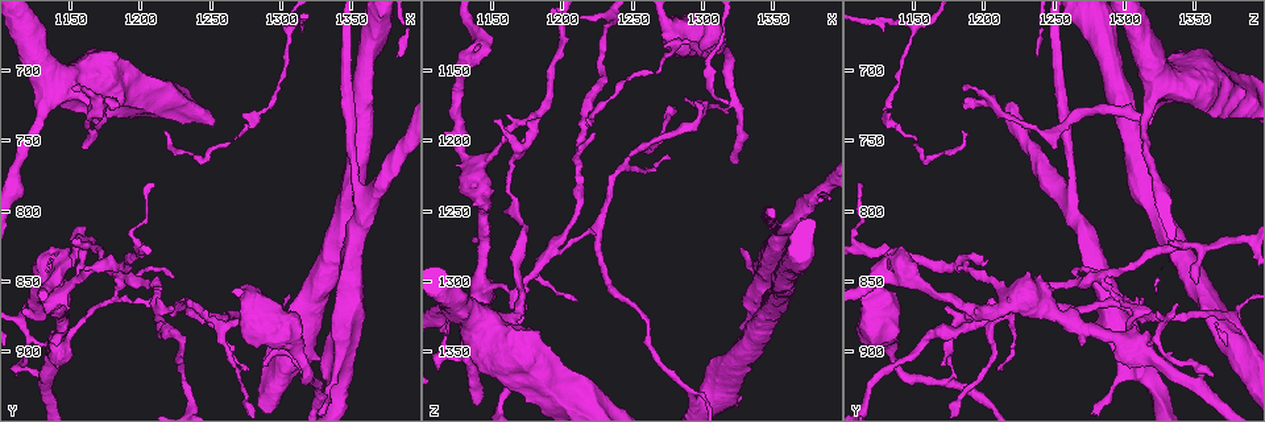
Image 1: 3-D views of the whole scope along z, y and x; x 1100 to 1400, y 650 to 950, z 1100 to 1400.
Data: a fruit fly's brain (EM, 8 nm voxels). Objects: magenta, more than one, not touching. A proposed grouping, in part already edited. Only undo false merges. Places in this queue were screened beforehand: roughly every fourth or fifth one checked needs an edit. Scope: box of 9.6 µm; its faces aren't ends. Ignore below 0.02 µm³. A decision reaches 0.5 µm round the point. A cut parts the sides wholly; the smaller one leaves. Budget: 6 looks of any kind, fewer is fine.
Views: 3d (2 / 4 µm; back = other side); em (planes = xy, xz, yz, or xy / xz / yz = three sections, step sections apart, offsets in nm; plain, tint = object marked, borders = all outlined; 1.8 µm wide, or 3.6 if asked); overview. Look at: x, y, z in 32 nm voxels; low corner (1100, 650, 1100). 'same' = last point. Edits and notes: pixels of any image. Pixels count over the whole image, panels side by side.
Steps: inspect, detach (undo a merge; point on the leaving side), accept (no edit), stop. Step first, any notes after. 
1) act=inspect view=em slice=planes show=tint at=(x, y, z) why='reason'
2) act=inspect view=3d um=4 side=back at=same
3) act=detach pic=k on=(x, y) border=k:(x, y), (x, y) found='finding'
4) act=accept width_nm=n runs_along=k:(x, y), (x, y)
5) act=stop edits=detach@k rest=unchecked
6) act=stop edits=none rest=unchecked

act=inspect view=em slice=planes show=tint at=(1186, 852, 1284)

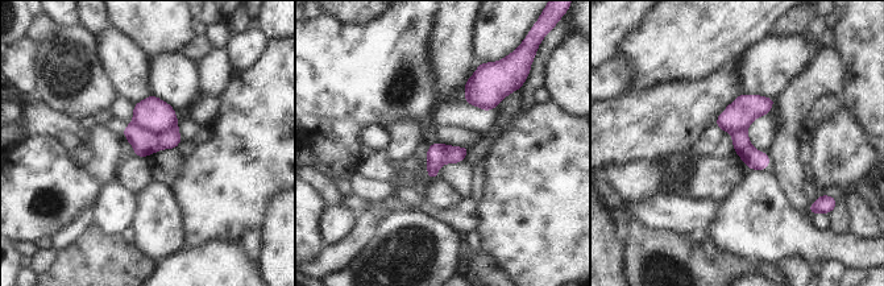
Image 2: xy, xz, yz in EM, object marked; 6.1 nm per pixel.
act=detach pic=2 on=(153, 115) border=2:(133, 121), (153, 133), (174, 125) found='a second neuron is stuck on'

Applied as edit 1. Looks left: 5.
act=inspect view=3d um=4 at=(1288, 876, 1374) why='side arm on a straight run'

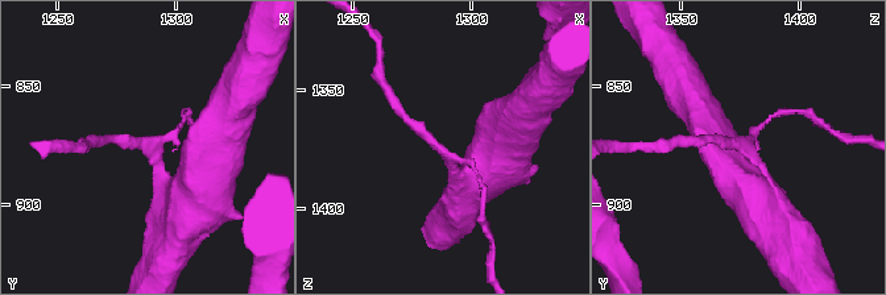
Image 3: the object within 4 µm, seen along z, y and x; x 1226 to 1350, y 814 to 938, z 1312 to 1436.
act=inspect view=em slice=xz step=16 show=tint at=(1285, 875, 1375) arms=3

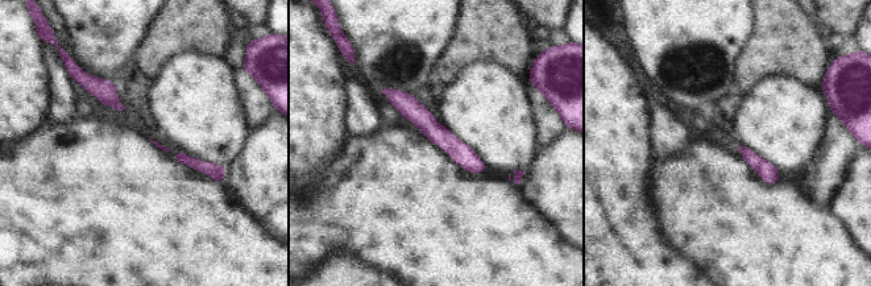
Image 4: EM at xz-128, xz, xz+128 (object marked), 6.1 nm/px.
act=inspect view=em slice=planes show=borders at=same why='cut it another way'

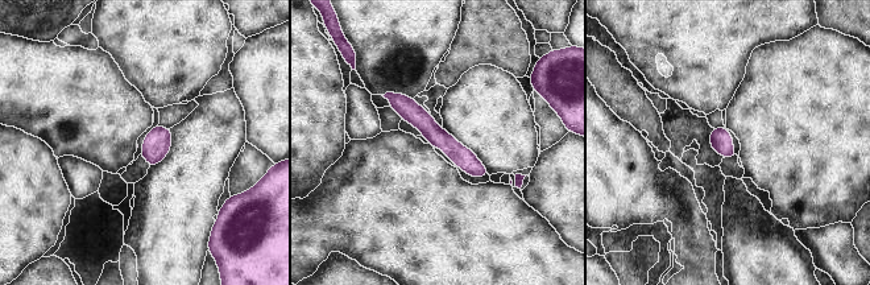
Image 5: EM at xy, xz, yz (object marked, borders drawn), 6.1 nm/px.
act=accept runs_along=5:(389, 95), (473, 168), (484, 172) found='one neuron here'

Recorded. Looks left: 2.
act=inspect view=em slice=xy step=4 show=tint at=(1306, 668, 1152) why='a fork'

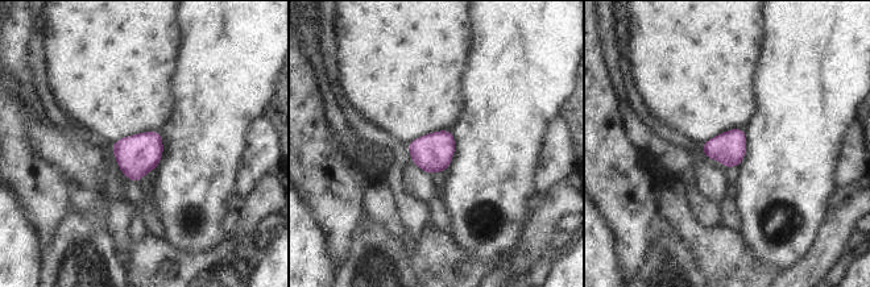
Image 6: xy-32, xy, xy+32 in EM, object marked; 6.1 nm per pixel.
act=accept found='one neuron here'

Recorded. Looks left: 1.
act=stop edits=detach@2 rest=unchecked

